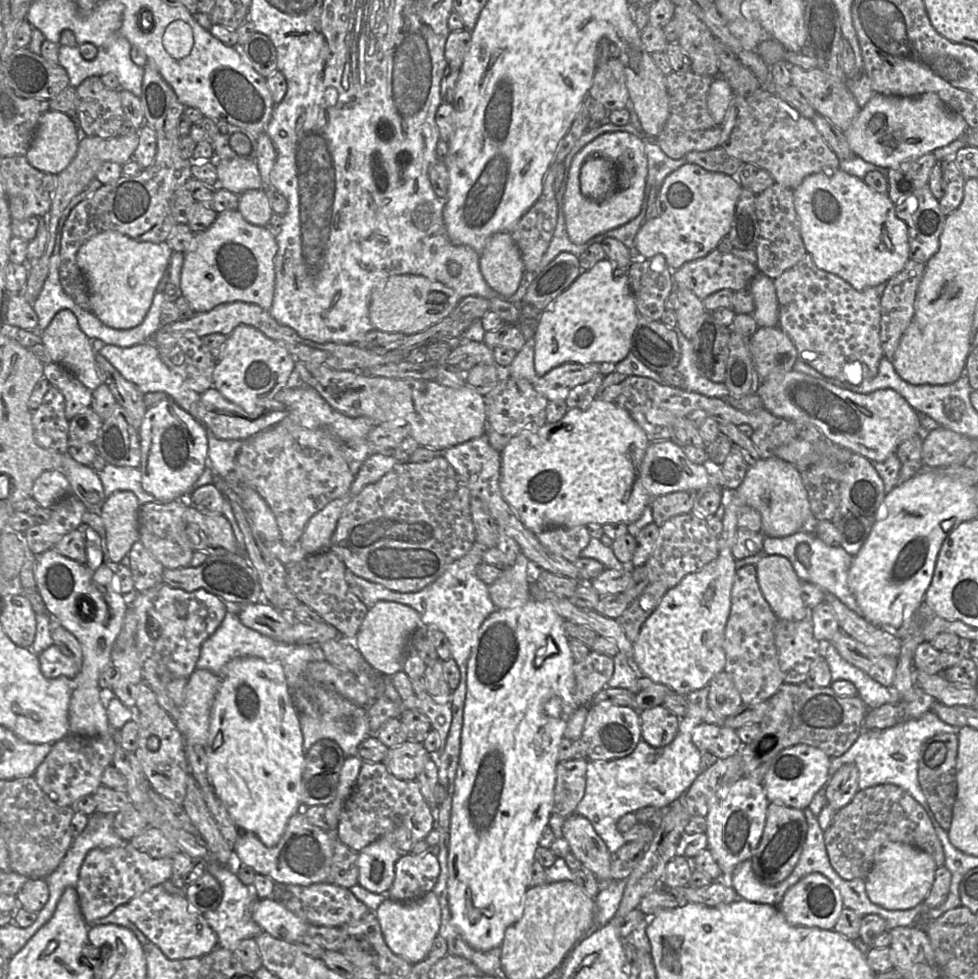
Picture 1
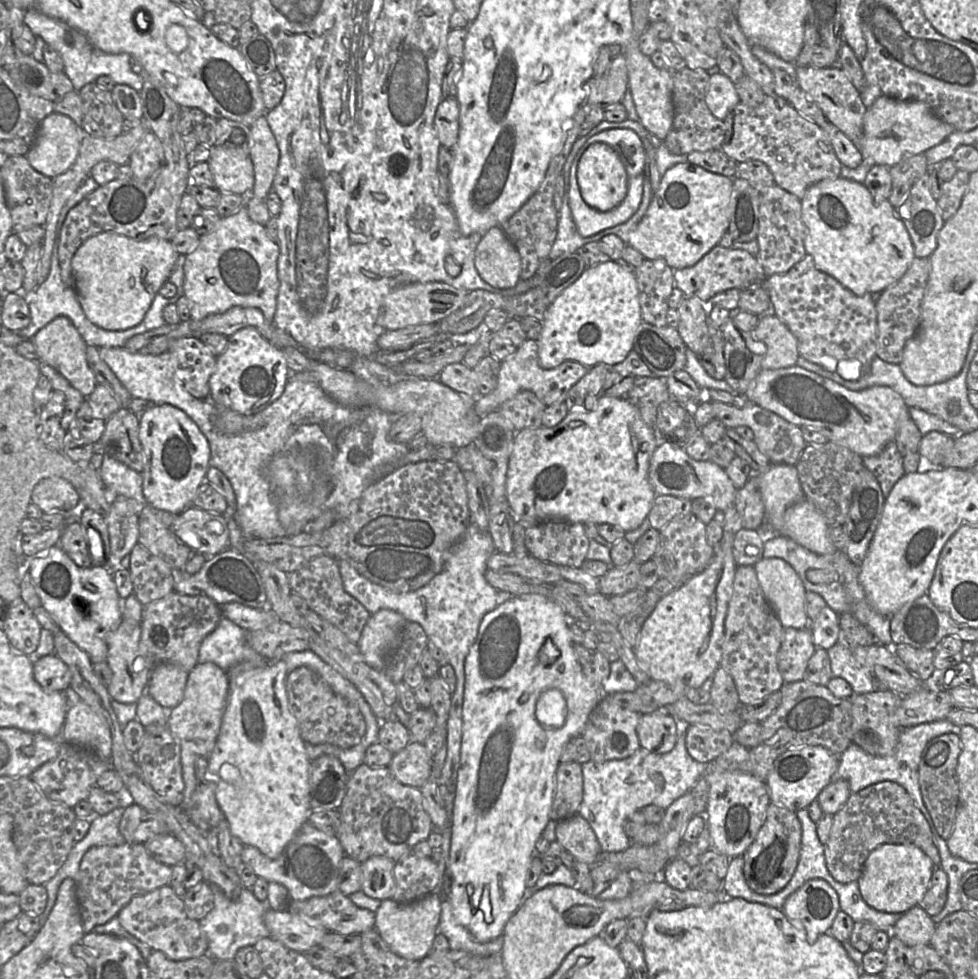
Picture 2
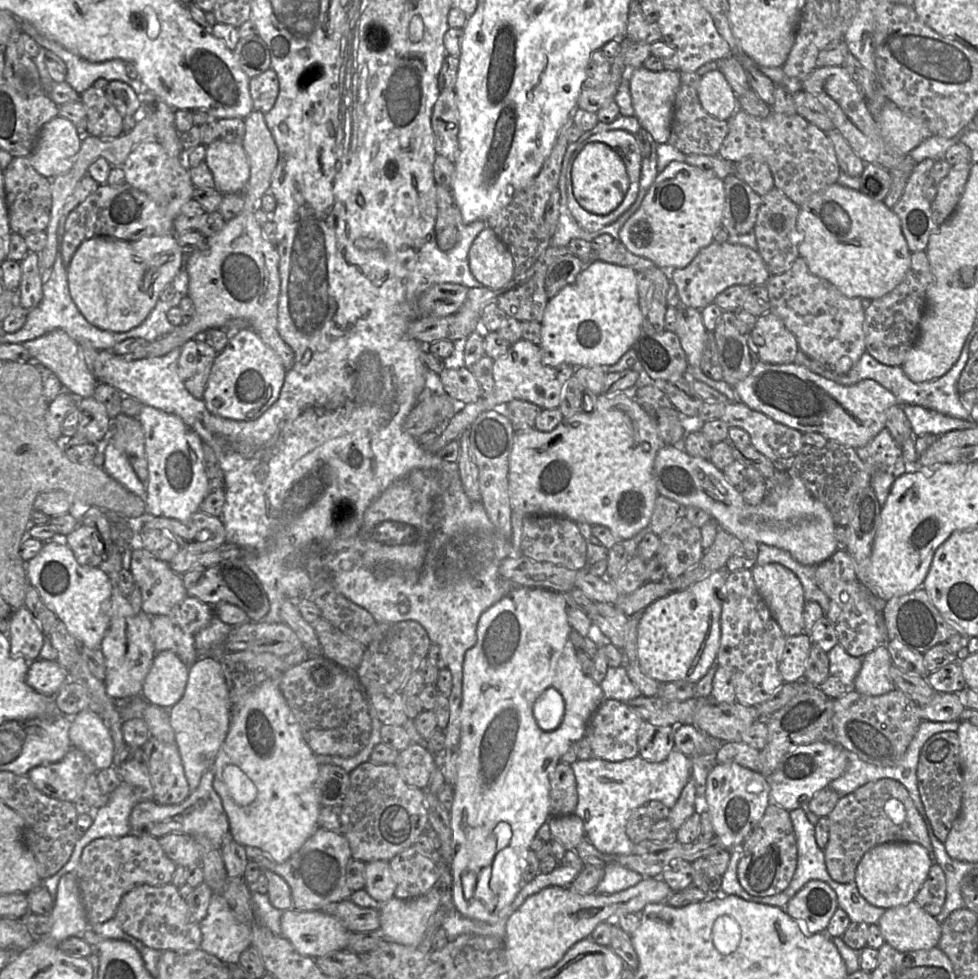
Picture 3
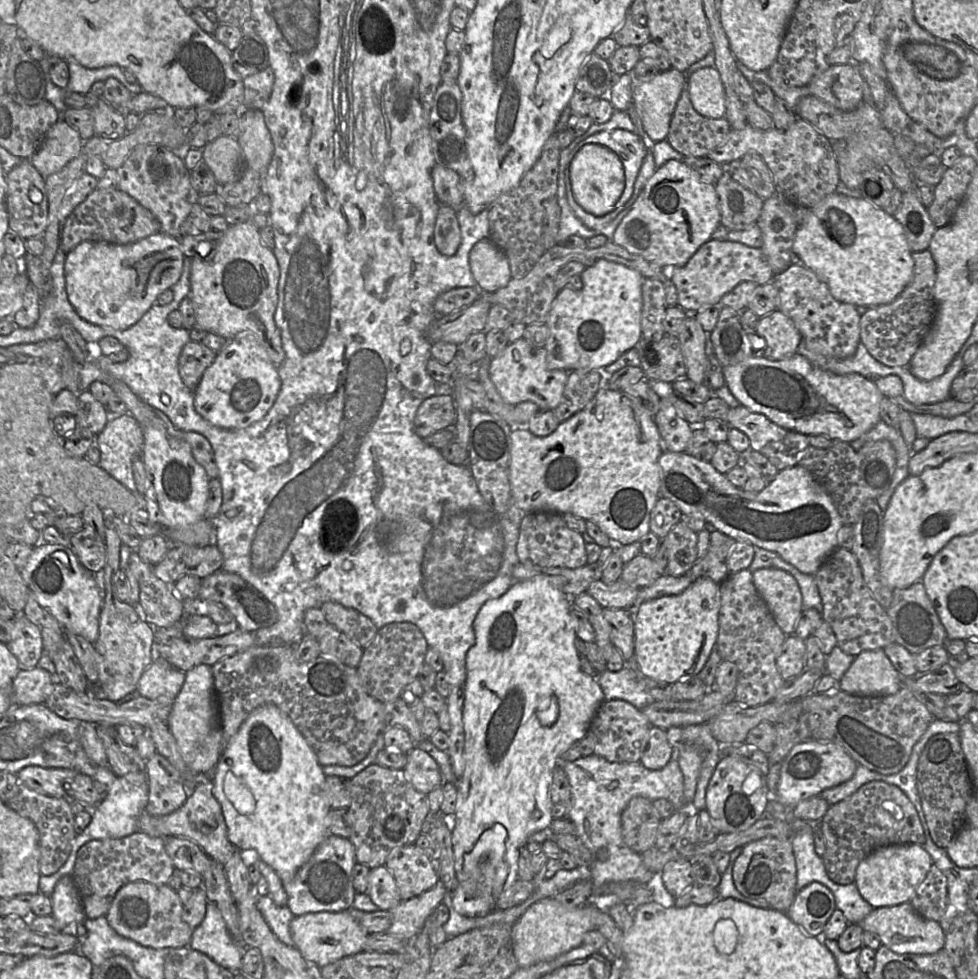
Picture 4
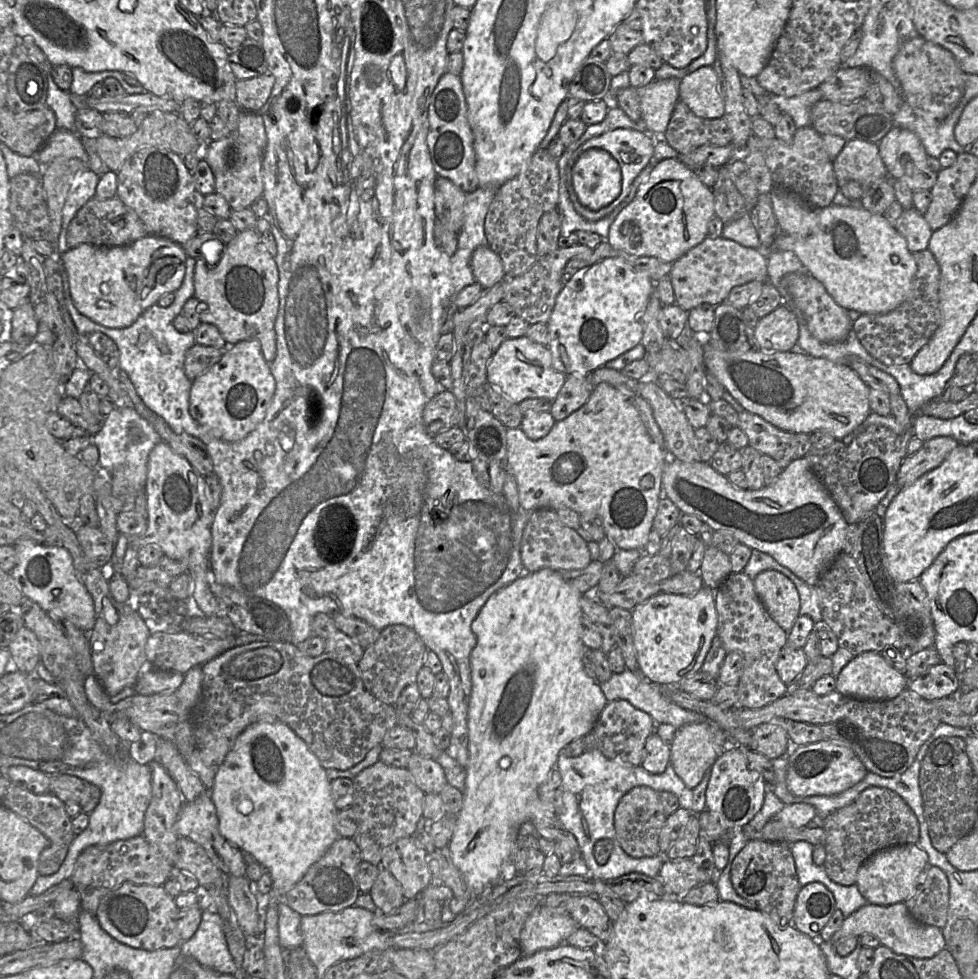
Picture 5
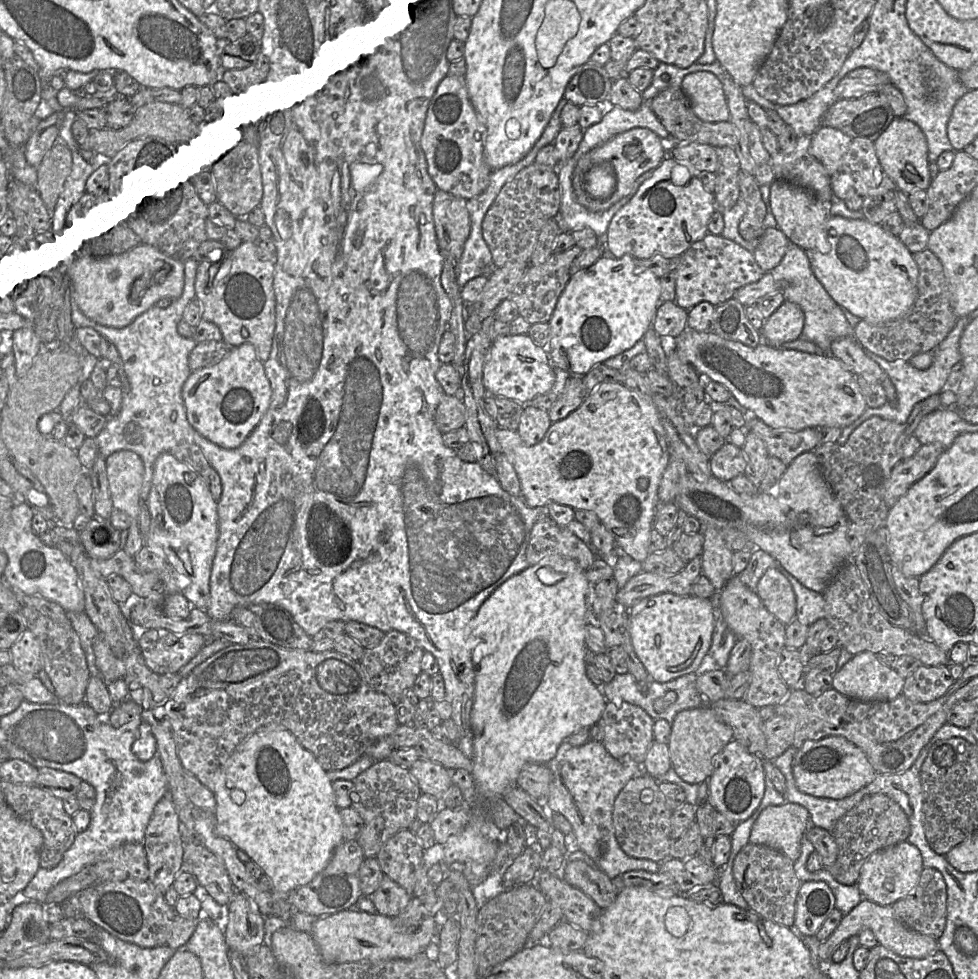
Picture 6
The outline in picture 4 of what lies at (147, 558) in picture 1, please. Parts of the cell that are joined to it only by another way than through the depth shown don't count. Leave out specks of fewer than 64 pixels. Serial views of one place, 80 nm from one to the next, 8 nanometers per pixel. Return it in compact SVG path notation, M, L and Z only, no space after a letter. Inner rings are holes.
M137 552L131 553L129 569L136 577L139 588L139 606L145 620L154 628L167 628L183 618L183 600L175 592L175 583L166 583L159 579L154 572L153 564L144 562Z

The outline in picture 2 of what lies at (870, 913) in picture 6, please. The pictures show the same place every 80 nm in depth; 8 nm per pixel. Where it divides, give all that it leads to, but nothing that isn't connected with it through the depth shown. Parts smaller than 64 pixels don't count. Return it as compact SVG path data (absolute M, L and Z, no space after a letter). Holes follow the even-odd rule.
M919 905L903 913L890 933L908 946L930 944L935 922Z

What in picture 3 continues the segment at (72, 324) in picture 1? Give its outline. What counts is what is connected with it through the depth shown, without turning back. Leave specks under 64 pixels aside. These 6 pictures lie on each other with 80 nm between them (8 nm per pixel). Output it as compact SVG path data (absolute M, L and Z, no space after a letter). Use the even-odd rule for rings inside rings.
M54 330L22 345L31 358L50 369L74 397L93 396L97 379L88 370L78 343L63 330Z

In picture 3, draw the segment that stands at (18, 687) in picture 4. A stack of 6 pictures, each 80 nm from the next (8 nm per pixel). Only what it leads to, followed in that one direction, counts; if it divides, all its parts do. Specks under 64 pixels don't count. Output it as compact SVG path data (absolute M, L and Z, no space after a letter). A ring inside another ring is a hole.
M35 660L30 662L26 683L41 694L55 697L68 676L69 672L57 661Z

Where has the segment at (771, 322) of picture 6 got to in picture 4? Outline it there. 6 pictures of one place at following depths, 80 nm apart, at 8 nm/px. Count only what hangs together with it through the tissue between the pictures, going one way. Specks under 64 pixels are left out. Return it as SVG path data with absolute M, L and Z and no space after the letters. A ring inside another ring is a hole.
M778 309L759 317L754 330L765 339L766 346L753 351L753 356L769 360L782 360L796 354L797 346L802 340L794 322Z

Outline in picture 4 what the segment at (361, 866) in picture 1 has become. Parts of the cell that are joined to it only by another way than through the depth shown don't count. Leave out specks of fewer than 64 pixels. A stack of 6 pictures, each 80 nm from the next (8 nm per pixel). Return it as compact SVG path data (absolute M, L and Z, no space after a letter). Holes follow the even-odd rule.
M385 865L370 869L367 893L381 910L391 910L402 901L396 880Z

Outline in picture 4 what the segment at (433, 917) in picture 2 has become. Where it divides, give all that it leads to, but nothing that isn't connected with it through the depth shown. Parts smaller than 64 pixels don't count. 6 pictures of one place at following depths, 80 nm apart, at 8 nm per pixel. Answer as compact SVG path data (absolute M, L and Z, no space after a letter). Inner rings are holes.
M439 880L435 886L422 894L402 900L390 910L392 924L387 931L407 938L416 936L423 928L428 916L443 901L446 892L447 888Z

